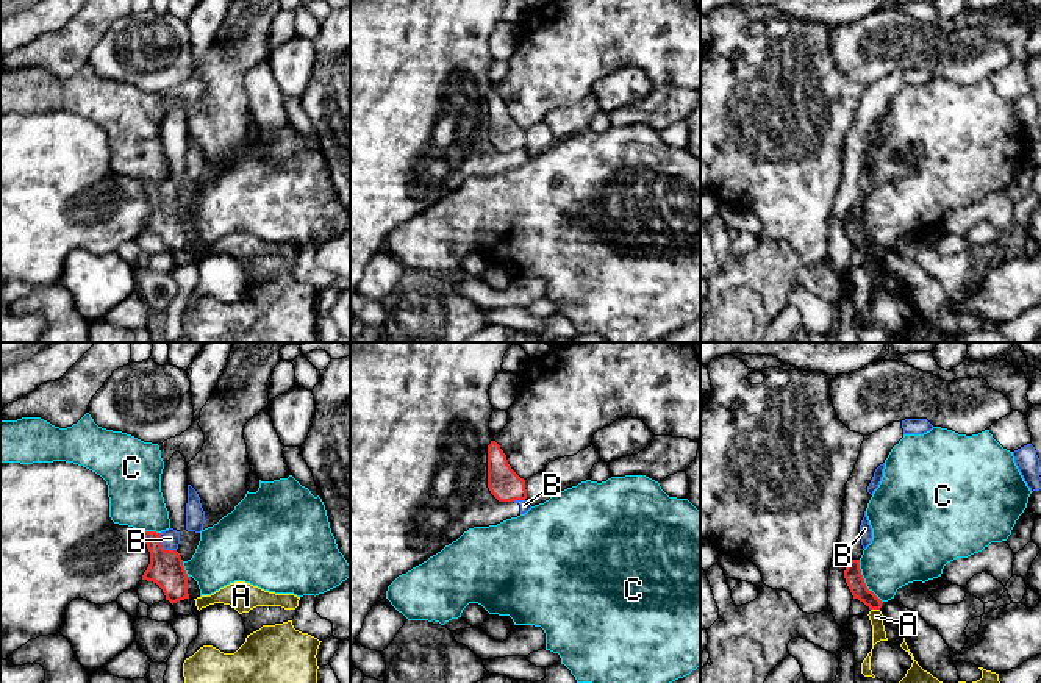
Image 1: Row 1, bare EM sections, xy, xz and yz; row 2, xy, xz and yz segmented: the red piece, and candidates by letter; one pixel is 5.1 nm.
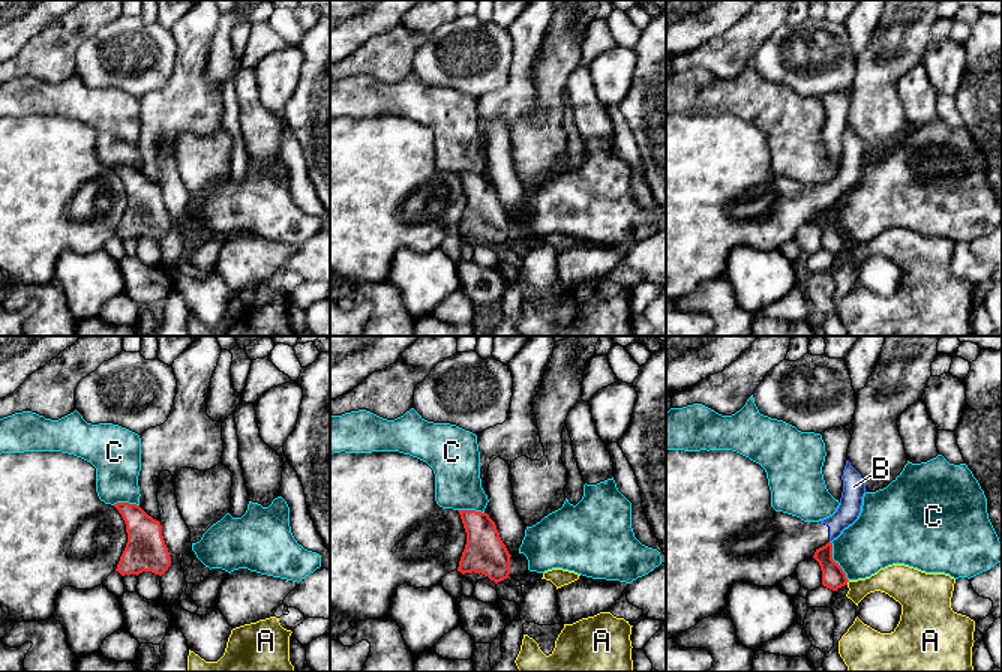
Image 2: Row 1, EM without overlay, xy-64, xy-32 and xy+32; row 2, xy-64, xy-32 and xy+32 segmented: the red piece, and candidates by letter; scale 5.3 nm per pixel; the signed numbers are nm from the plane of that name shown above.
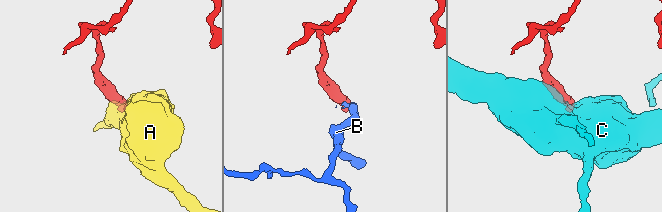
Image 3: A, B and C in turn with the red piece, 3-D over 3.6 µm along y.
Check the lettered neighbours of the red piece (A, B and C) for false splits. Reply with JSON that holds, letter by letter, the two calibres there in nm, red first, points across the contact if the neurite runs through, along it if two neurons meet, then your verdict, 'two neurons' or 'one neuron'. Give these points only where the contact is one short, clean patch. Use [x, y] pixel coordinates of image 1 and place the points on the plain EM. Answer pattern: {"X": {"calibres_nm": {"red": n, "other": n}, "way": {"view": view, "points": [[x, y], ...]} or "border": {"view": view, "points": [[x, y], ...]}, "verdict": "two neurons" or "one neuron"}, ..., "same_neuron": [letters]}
{"A": {"calibres_nm": {"red": 90, "other": 70}, "border": {"view": "yz", "points": [[871, 258], [879, 260]]}, "verdict": "two neurons"}, "B": {"calibres_nm": {"red": 180, "other": 100}, "border": {"view": "xy", "points": [[160, 183], [163, 197], [175, 200]]}, "verdict": "two neurons"}, "C": {"calibres_nm": {"red": 90, "other": 320}, "verdict": "two neurons"}, "same_neuron": []}

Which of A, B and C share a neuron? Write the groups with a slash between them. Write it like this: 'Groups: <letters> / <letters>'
Groups: A / B / C

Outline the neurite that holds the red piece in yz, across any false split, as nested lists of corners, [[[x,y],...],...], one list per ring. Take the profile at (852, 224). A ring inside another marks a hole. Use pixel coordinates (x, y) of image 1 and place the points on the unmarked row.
[[[852,209],[846,220],[844,220],[846,233],[853,245],[853,249],[858,249],[863,252],[869,259],[880,259],[882,250],[868,239],[864,228],[861,225],[860,219],[860,209]]]

